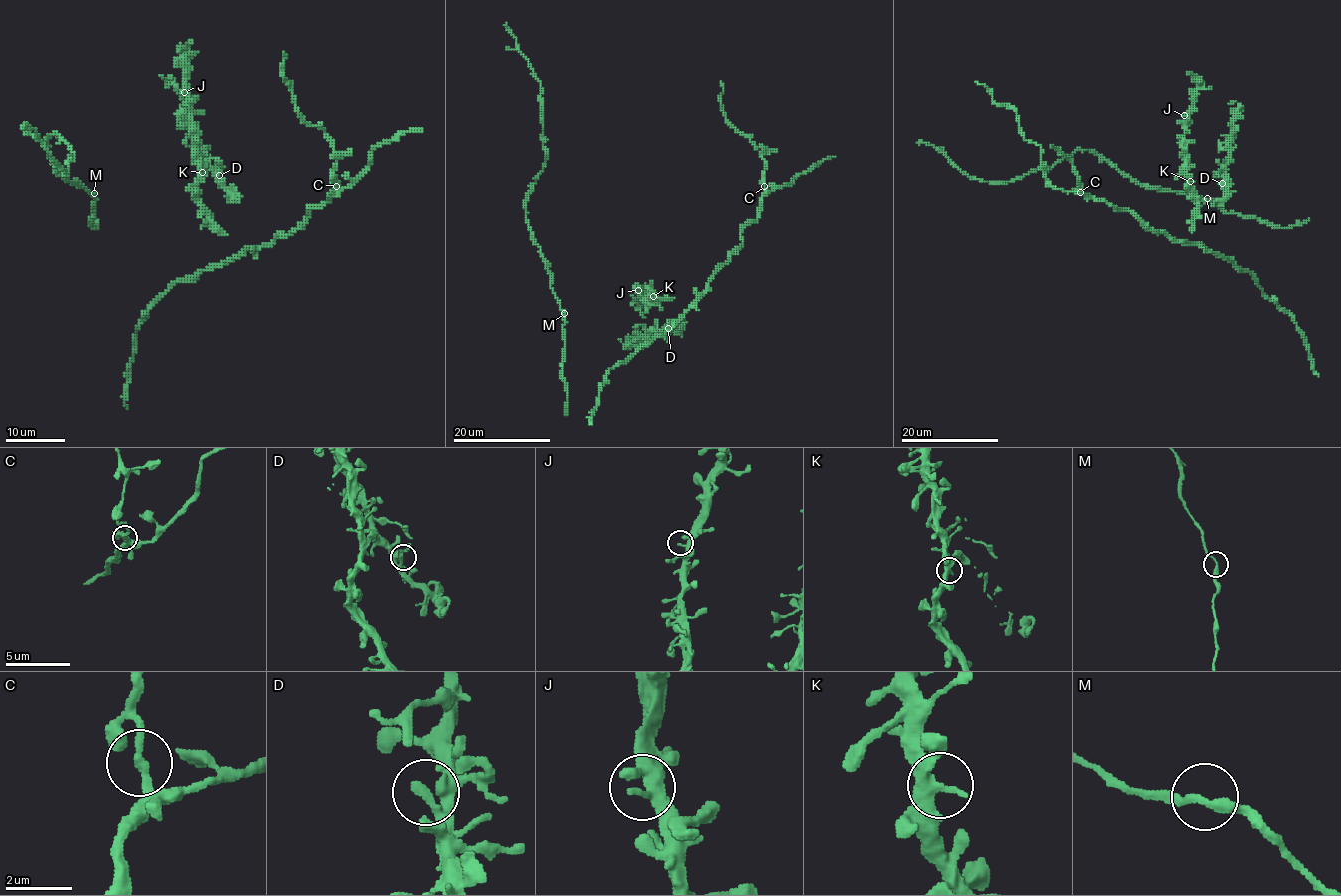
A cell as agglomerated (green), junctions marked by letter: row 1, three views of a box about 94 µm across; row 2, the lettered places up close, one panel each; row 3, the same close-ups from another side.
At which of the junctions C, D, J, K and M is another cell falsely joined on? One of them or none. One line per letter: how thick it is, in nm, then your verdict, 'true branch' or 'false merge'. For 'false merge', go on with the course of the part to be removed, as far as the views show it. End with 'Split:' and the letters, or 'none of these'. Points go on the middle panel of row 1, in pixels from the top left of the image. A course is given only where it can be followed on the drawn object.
C: calibre 240 nm; true branch
D: calibre 280 nm; true branch
J: calibre 200 nm; true branch
K: calibre 440 nm; true branch
M: calibre 240 nm; true branch
Split: none of these

